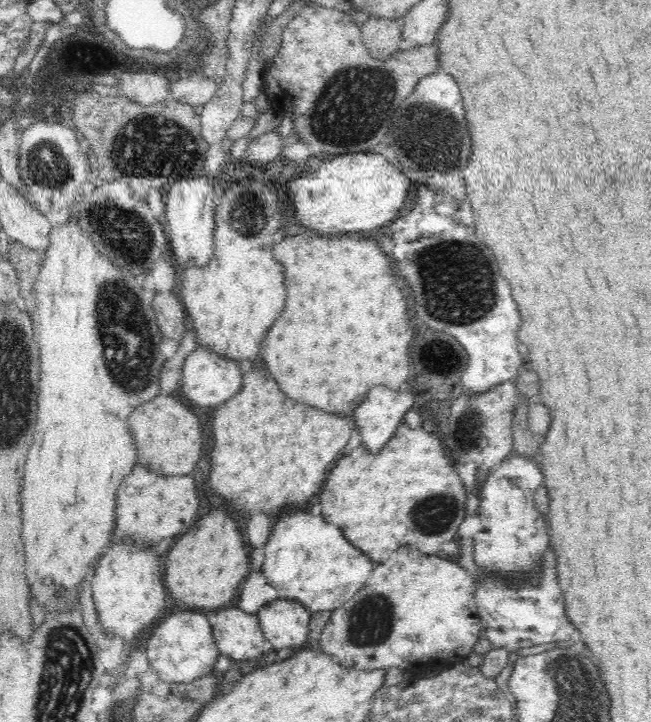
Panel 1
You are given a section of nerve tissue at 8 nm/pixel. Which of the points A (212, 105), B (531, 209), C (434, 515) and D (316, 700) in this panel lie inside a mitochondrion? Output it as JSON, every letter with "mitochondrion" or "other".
{"A":"other","B":"other","C":"mitochondrion","D":"other"}

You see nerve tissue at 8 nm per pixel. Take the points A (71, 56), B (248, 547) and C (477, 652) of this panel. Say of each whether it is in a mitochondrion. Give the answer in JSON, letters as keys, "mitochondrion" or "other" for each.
{"A":"other","B":"other","C":"other"}

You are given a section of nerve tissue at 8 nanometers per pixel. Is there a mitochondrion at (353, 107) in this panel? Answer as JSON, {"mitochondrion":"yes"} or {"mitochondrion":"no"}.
{"mitochondrion":"yes"}

